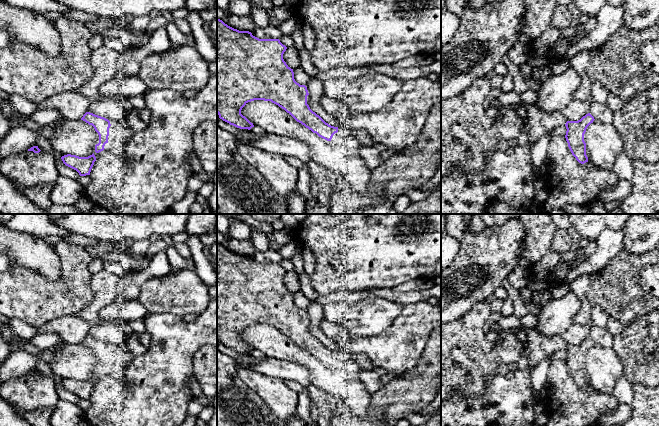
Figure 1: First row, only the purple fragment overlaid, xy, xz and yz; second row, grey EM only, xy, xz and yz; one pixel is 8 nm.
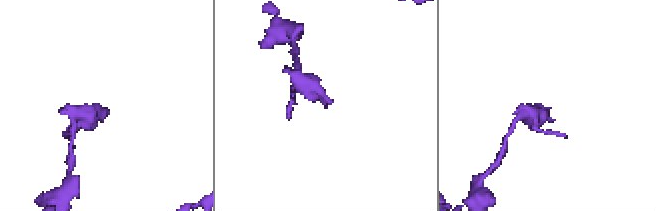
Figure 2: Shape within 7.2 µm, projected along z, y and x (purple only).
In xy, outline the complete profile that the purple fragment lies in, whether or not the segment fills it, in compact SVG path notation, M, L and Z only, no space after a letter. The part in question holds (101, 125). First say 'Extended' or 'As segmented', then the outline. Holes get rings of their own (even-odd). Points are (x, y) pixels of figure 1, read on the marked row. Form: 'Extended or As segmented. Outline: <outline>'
Extended. Outline: M86 112L81 120L92 125L99 135L99 143L95 145L95 152L104 149L112 150L123 146L133 135L126 120L109 121L108 119Z

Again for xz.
Extended. Outline: M217 19L217 114L223 121L240 129L254 127L241 114L242 108L251 101L271 101L289 113L297 122L330 141L333 147L342 149L342 175L355 192L366 195L371 170L360 156L360 143L349 127L334 127L313 112L307 104L307 87L294 79L294 72L283 59L287 47L279 39L259 39L249 31L234 29Z

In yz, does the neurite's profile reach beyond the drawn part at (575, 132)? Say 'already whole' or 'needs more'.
already whole

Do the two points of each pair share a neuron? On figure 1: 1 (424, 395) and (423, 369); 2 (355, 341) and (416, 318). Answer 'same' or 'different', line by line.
1: same
2: same

